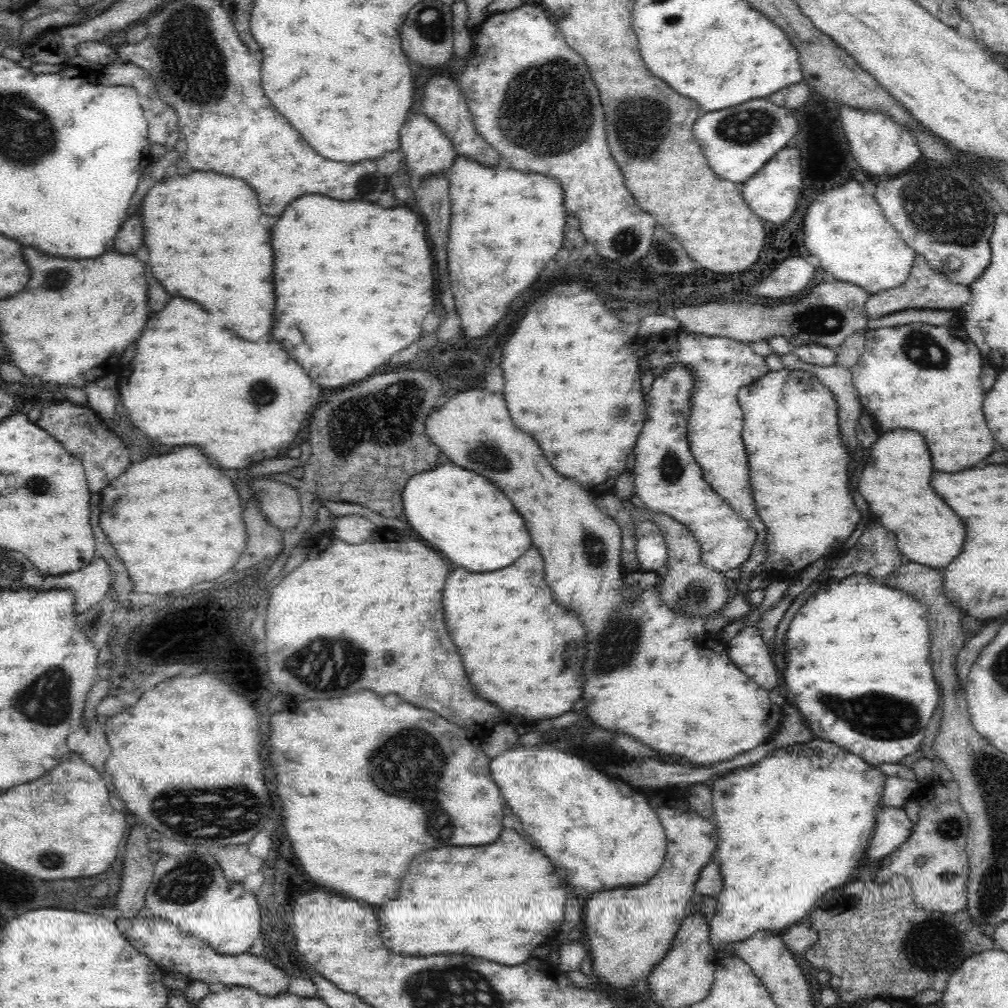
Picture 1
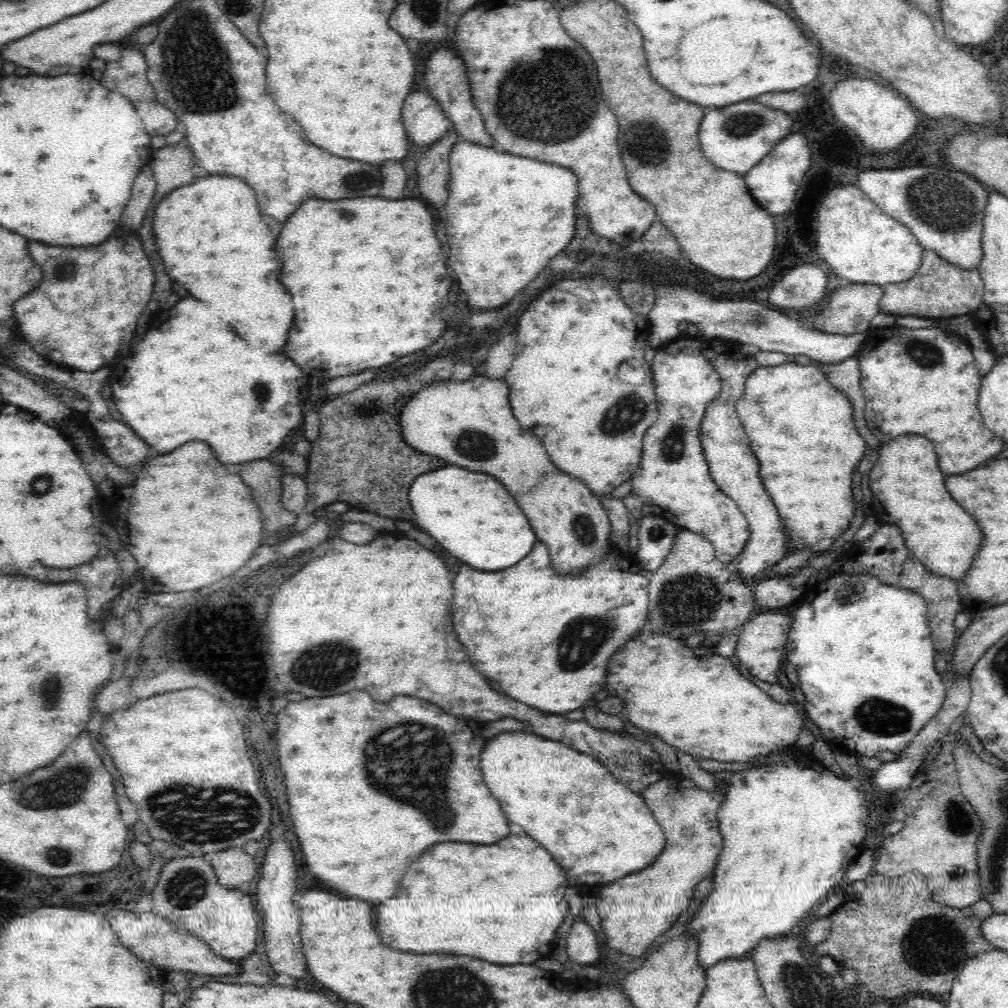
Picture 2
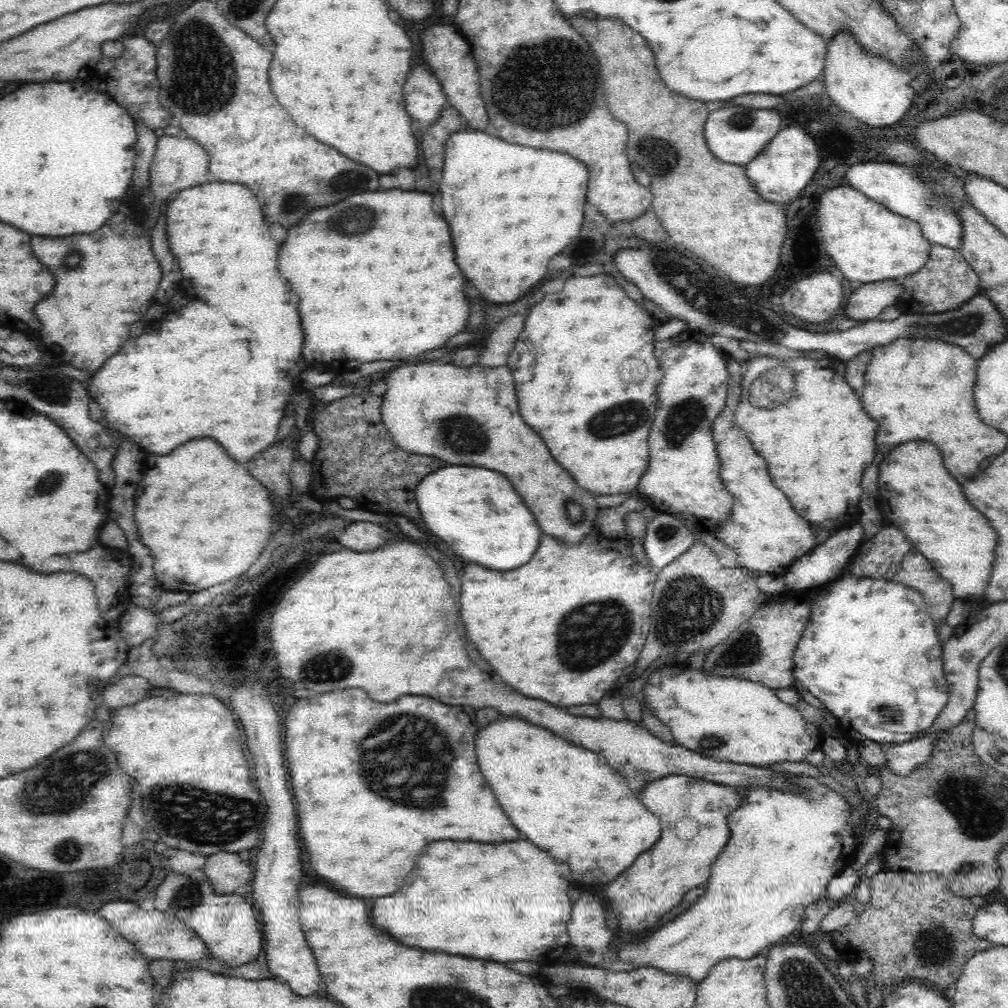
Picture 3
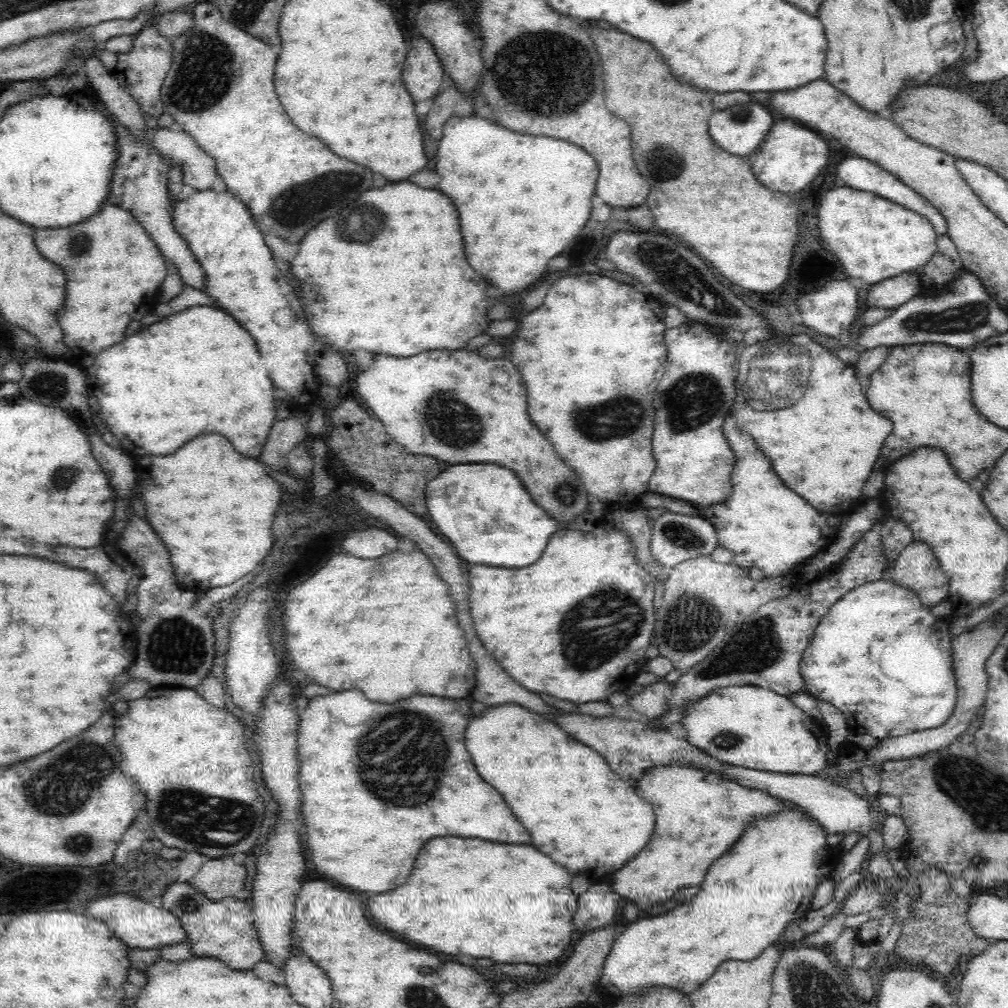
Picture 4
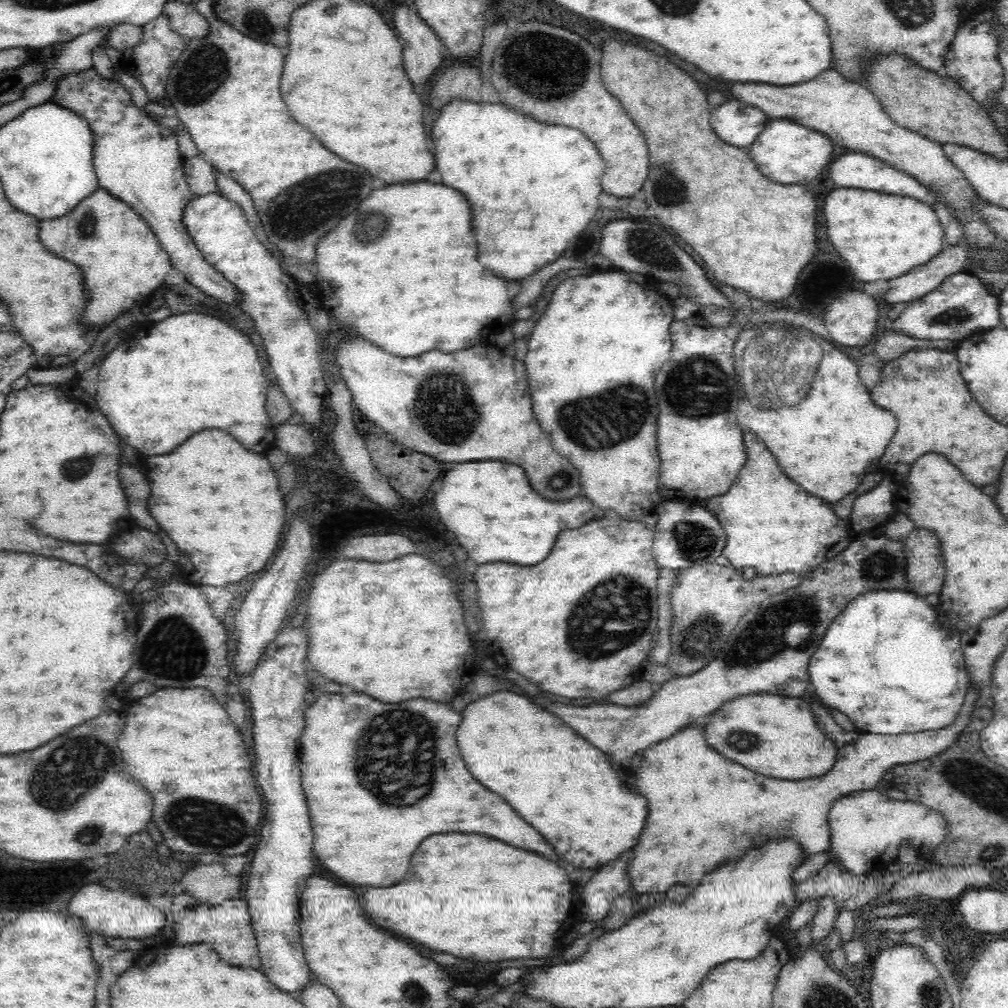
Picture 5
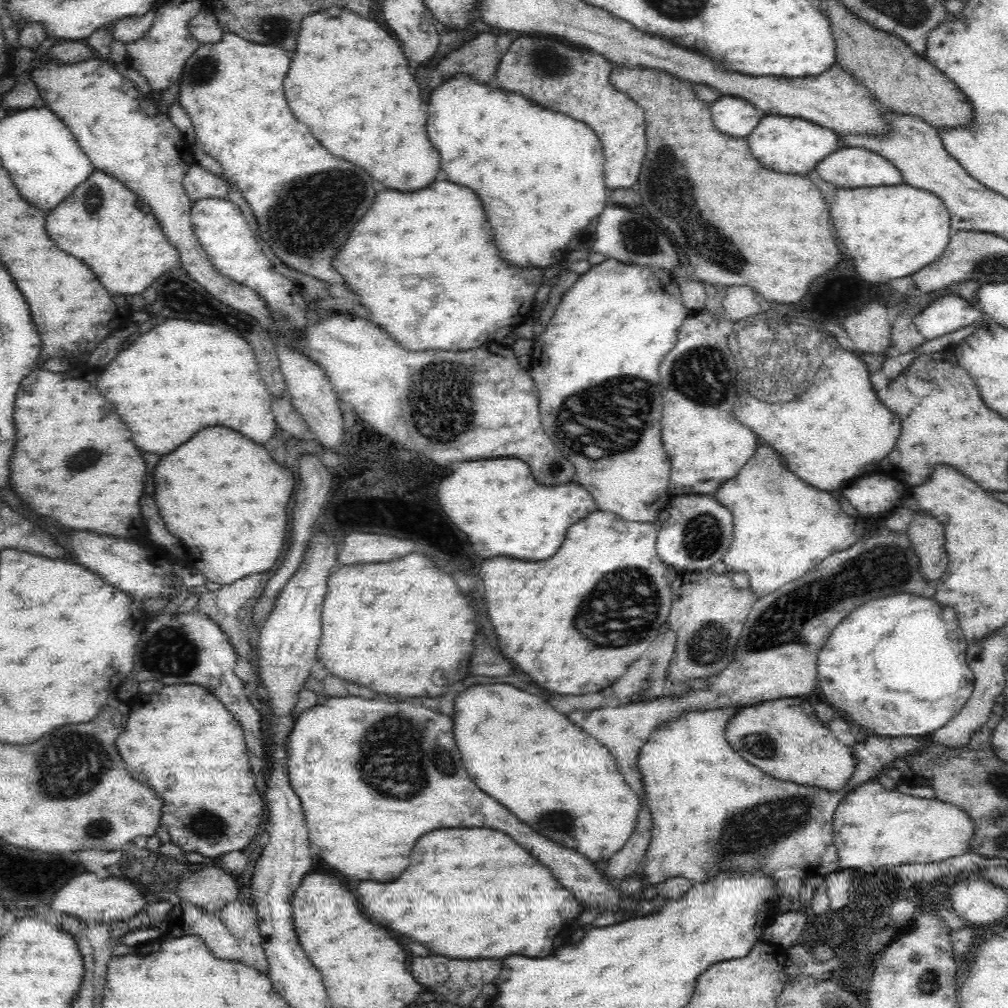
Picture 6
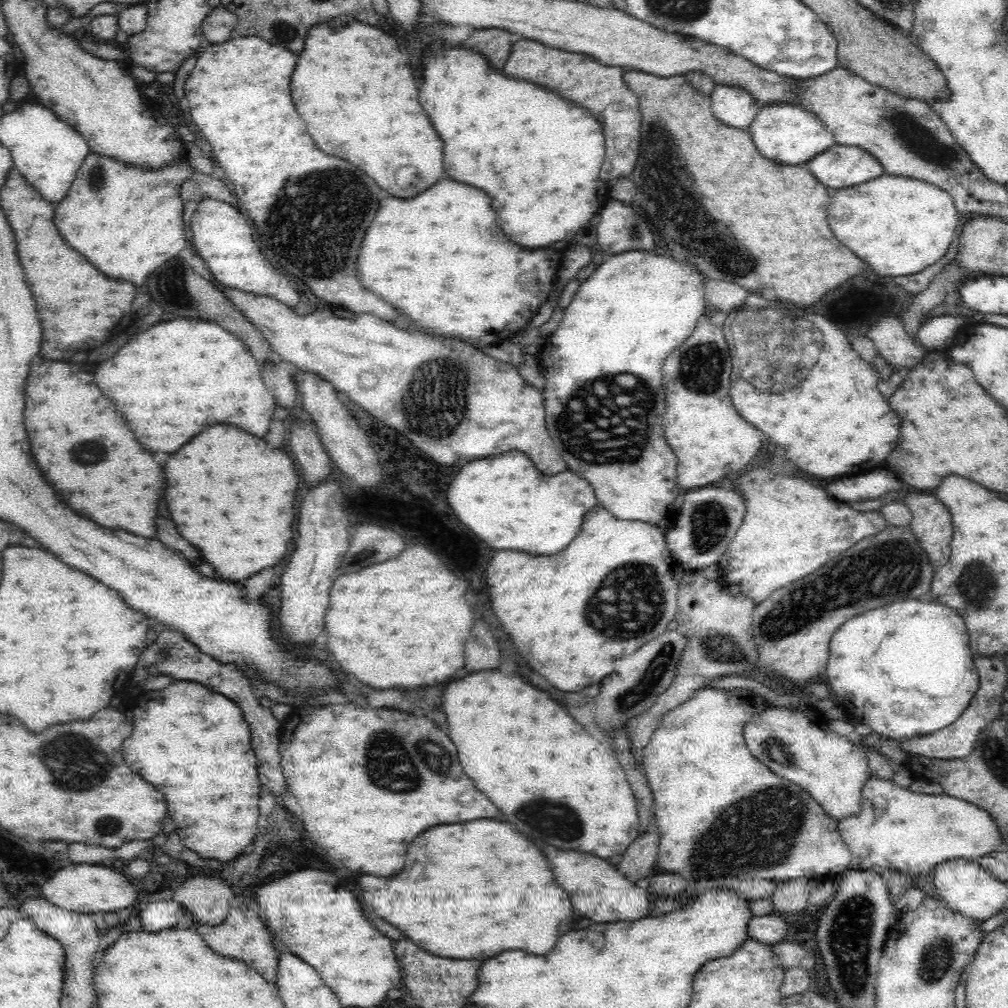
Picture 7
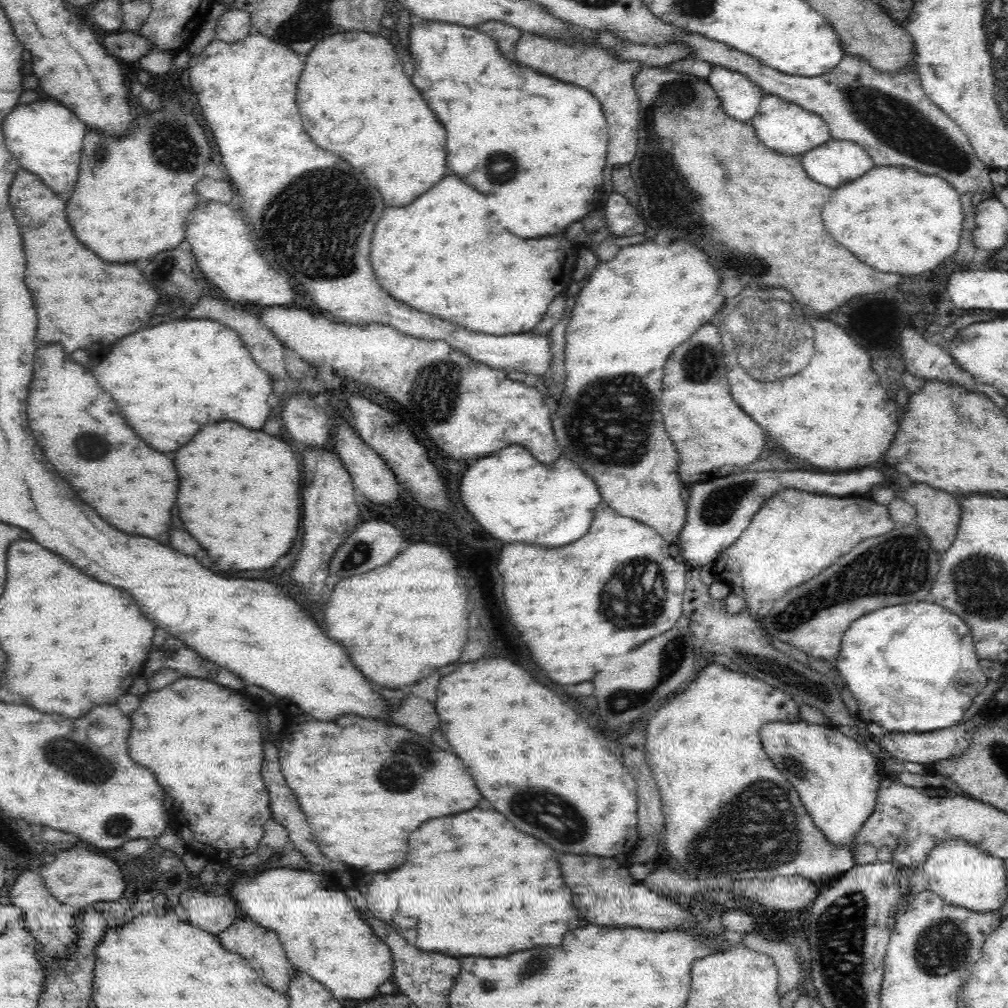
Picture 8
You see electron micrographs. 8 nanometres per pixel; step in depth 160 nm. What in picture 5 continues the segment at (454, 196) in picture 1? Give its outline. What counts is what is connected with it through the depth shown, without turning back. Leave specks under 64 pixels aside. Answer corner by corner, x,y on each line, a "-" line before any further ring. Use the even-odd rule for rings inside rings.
452,98
446,106
442,106
440,116
432,126
432,140
442,184
464,194
474,194
466,196
466,200
474,214
472,228
478,238
478,260
500,278
520,280
558,260
568,242
590,224
599,208
598,196
603,192
601,180
606,166
597,146
581,130
536,122
534,118
522,116
504,104
490,106
482,101

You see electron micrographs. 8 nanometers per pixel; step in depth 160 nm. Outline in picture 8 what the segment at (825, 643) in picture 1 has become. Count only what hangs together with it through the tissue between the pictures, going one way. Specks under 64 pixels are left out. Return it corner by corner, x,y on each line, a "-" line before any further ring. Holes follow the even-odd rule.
910,602
910,604
902,604
902,606
888,606
888,608
882,608
882,610
876,610
876,612
870,612
866,616
858,618
842,638
842,650
840,650
840,658
836,660
836,670
846,680
846,686
850,688
854,698
858,700
858,712
860,712
863,720
868,720
868,724
880,725
893,733
924,734
957,725
962,720
964,713
972,706
974,698
984,691
988,685
989,678
979,665
979,658
976,658
976,656
970,628
956,614
948,612
946,608
942,608
938,604

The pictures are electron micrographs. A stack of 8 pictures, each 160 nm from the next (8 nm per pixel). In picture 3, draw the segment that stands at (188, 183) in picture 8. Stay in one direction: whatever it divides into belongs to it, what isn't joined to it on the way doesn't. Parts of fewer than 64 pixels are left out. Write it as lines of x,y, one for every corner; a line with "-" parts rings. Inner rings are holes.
124,211
108,218
94,233
78,234
74,238
62,236
46,240
44,236
32,236
32,250
36,258
48,266
48,270
56,278
56,288
52,298
58,304
44,304
44,300
36,306
36,316
40,322
48,322
48,332
40,336
40,342
56,352
68,352
68,364
76,370
94,372
98,366
110,358
118,348
128,340
130,324
144,318
144,312
150,308
162,270
152,254
150,238
138,221
130,218

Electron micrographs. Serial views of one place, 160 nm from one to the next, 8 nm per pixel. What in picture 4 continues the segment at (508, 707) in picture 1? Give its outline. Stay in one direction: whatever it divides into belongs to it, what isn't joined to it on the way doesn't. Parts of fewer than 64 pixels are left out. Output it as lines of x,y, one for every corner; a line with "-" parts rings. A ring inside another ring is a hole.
601,524
594,532
554,532
542,558
526,568
506,570
494,566
472,566
470,612
478,638
500,666
530,692
546,692
574,704
605,701
610,694
623,692
647,660
645,653
651,650
650,638
656,622
652,612
655,580
635,558
635,552
630,537
623,530
615,525
-
626,614
630,614
628,622
624,622
-
636,624
642,636
624,636
624,630
632,632

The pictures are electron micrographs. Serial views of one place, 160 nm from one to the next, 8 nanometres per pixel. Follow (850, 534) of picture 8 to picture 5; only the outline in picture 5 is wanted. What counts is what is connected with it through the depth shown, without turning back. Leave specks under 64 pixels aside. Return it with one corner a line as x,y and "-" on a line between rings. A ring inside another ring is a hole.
743,432
747,461
734,479
733,486
718,497
703,499
705,506
720,521
727,536
723,556
737,569
754,568
755,577
778,576
794,573
798,576
816,570
818,564
832,558
834,550
842,550
850,538
848,522
822,504
820,498
810,498
796,482
792,482
778,464
777,458
753,432

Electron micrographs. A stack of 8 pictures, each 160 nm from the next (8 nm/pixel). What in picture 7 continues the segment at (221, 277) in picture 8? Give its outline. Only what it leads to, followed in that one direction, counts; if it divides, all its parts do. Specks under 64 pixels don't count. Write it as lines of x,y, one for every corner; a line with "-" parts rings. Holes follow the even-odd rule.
205,198
198,203
191,216
190,232
196,252
206,262
210,274
218,283
222,282
222,285
234,290
276,299
289,307
298,303
298,294
294,286
288,282
286,276
278,274
272,268
272,264
262,256
262,252
254,244
252,230
240,207
232,207
214,198

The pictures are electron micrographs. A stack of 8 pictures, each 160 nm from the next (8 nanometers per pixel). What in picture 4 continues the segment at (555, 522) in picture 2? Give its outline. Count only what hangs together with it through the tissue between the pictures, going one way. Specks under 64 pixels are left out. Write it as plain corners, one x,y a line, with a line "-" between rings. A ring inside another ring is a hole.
466,348
466,350
430,350
416,354
412,358
390,358
378,354
372,358
372,362
374,362
372,368
350,375
358,392
357,396
366,402
369,410
383,424
391,438
394,438
396,443
404,445
404,448
408,448
412,454
418,454
418,448
414,450
414,446
420,444
420,448
424,448
428,456
434,456
450,464
490,462
510,468
518,474
518,478
522,478
522,484
526,486
534,502
538,502
538,506
542,506
552,518
560,522
572,520
588,506
586,490
578,480
578,474
574,474
574,470
558,458
554,448
532,424
526,410
528,408
526,388
522,376
510,360
488,359
480,356
476,349
-
494,368
506,370
510,374
510,382
504,386
496,384
492,380

